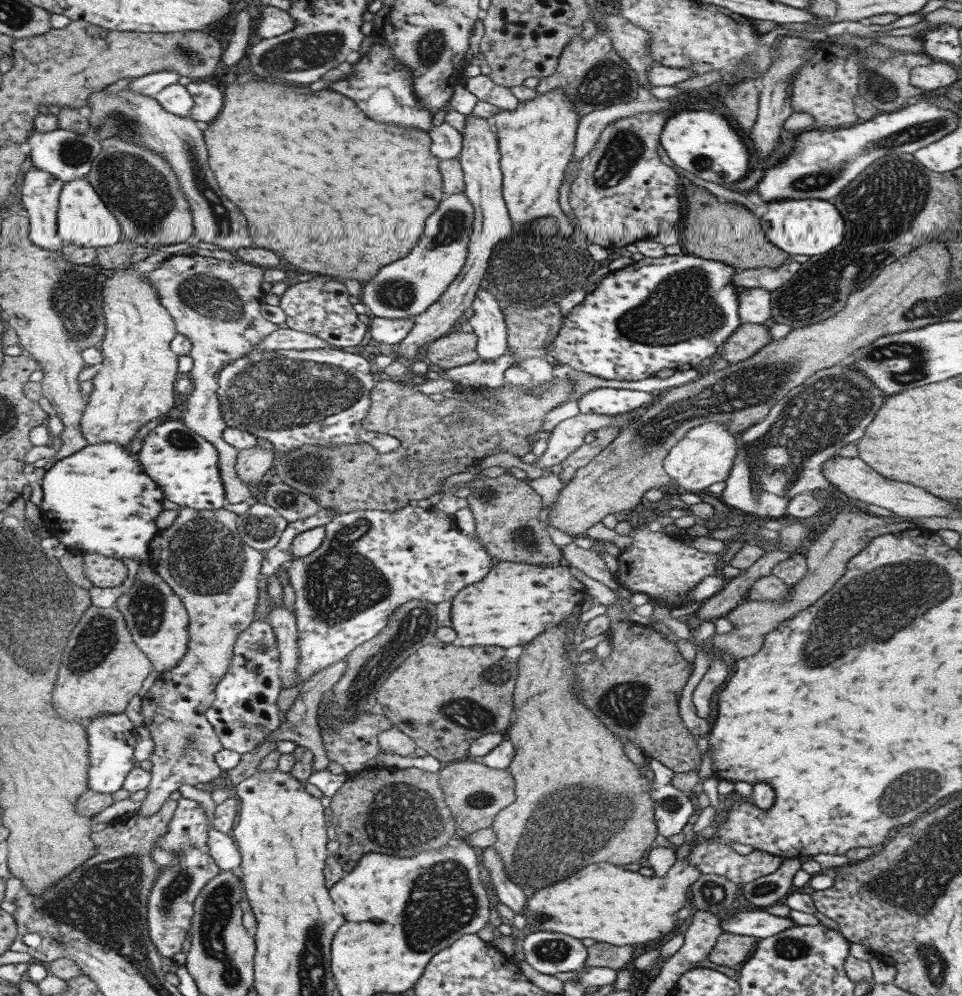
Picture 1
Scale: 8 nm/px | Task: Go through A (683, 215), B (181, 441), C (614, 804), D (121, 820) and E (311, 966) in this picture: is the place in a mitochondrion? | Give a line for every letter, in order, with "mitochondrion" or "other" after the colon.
A: other
B: mitochondrion
C: mitochondrion
D: other
E: mitochondrion

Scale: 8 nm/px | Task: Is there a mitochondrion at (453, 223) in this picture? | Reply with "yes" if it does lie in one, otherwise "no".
yes

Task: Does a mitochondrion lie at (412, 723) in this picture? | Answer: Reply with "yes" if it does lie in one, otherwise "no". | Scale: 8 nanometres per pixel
yes

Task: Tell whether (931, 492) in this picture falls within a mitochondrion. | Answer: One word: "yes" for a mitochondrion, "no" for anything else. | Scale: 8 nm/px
no

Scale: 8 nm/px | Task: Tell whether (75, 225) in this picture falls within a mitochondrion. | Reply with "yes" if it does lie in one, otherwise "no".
no

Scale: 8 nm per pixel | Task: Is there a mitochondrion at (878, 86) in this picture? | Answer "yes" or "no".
yes

